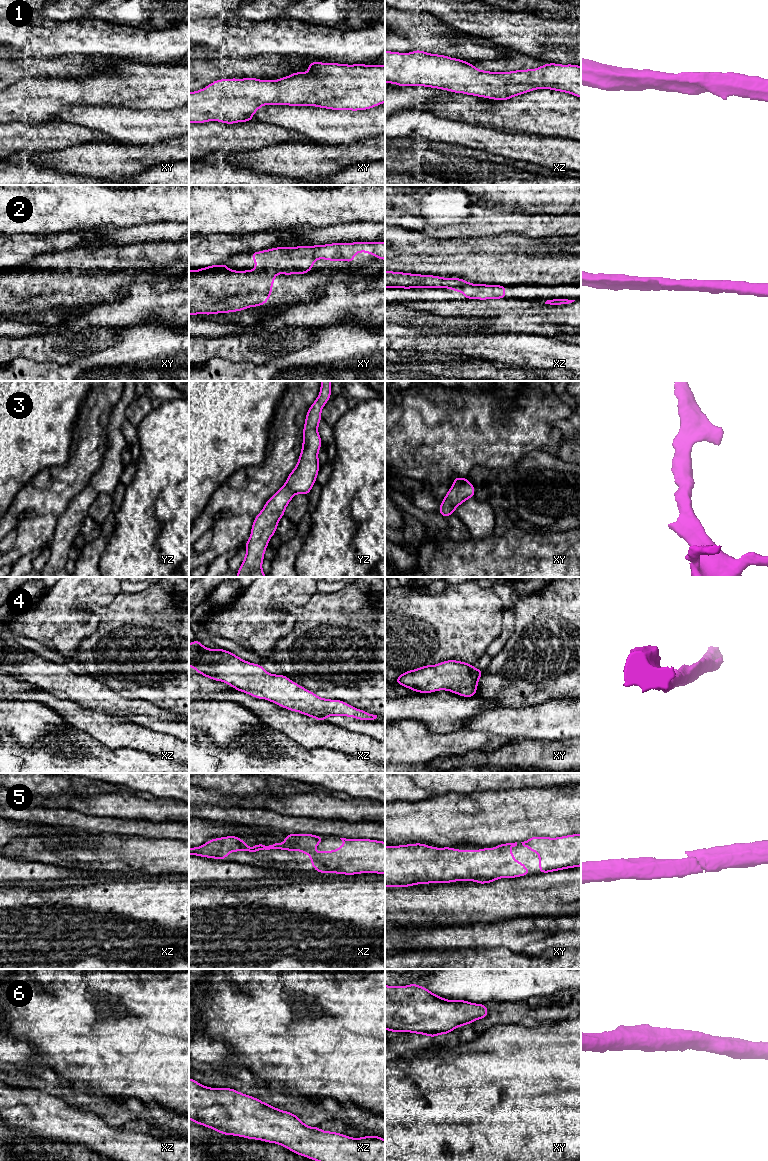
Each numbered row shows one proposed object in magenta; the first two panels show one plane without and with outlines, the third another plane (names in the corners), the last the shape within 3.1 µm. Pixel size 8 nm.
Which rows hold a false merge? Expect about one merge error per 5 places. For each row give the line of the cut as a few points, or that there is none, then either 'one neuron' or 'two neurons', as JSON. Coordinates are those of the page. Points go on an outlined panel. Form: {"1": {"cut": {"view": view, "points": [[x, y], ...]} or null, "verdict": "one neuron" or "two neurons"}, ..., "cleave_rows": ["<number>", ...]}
{"1": {"cut": null, "verdict": "one neuron"}, "2": {"cut": null, "verdict": "one neuron"}, "3": {"cut": null, "verdict": "one neuron"}, "4": {"cut": null, "verdict": "one neuron"}, "5": {"cut": null, "verdict": "one neuron"}, "6": {"cut": null, "verdict": "one neuron"}, "cleave_rows": []}

